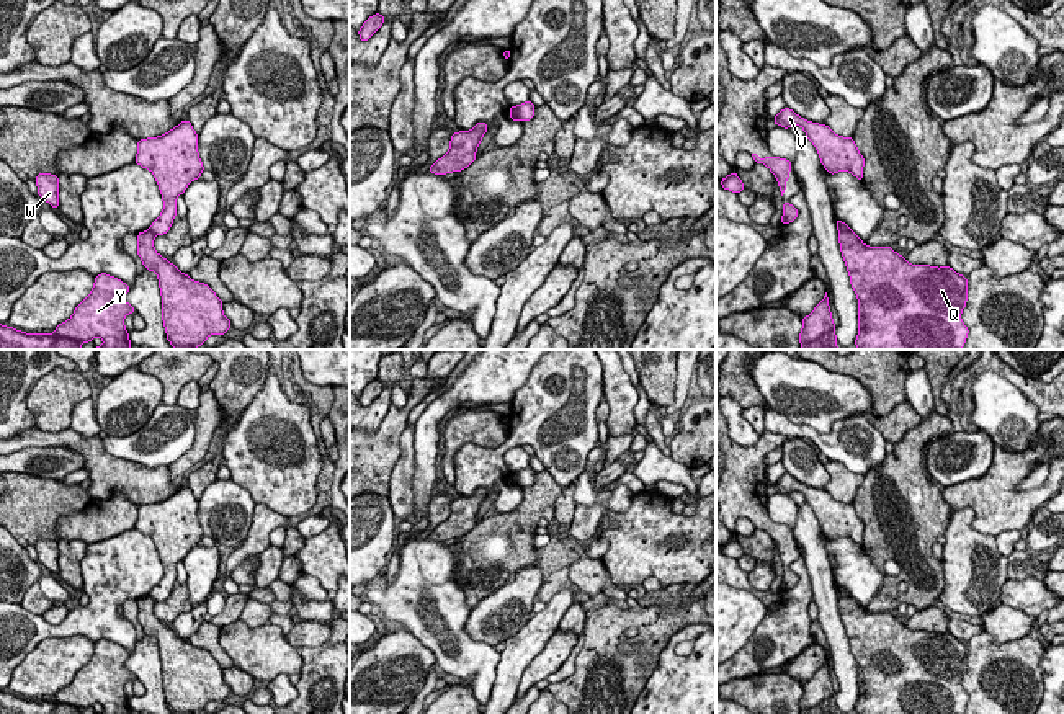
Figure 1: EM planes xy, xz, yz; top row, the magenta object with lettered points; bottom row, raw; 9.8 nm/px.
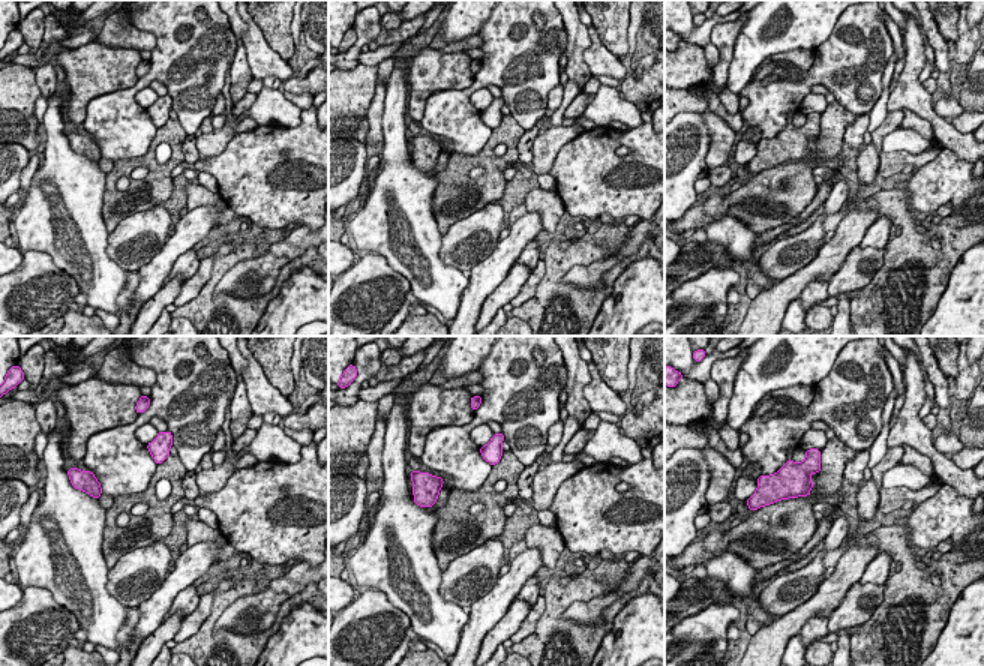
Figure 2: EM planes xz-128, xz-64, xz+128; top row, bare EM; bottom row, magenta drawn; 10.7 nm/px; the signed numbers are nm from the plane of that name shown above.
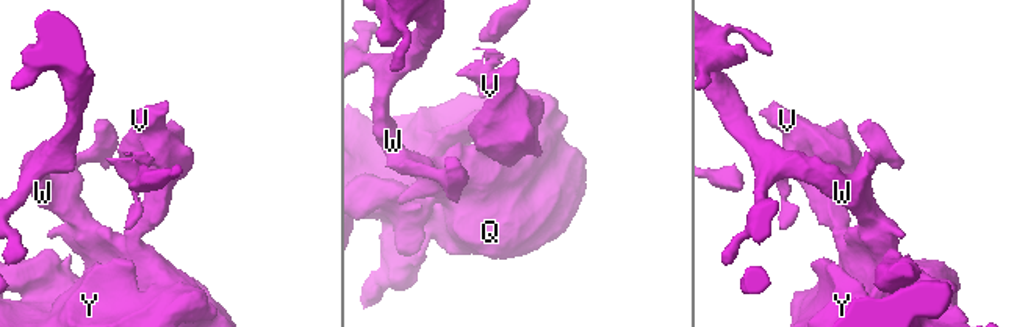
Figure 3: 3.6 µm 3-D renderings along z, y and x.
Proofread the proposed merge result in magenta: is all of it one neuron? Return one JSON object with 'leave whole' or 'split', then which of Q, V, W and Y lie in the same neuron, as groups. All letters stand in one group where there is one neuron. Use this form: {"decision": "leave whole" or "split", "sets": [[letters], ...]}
{"decision": "split", "sets": [["Q", "W", "Y"], ["V"]]}

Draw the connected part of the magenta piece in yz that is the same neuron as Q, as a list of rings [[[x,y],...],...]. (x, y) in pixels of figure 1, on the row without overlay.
[[[838,598],[850,650],[858,663],[856,714],[963,714],[968,693],[961,678],[968,645],[950,632],[910,631],[891,613],[868,613],[852,598]]]

